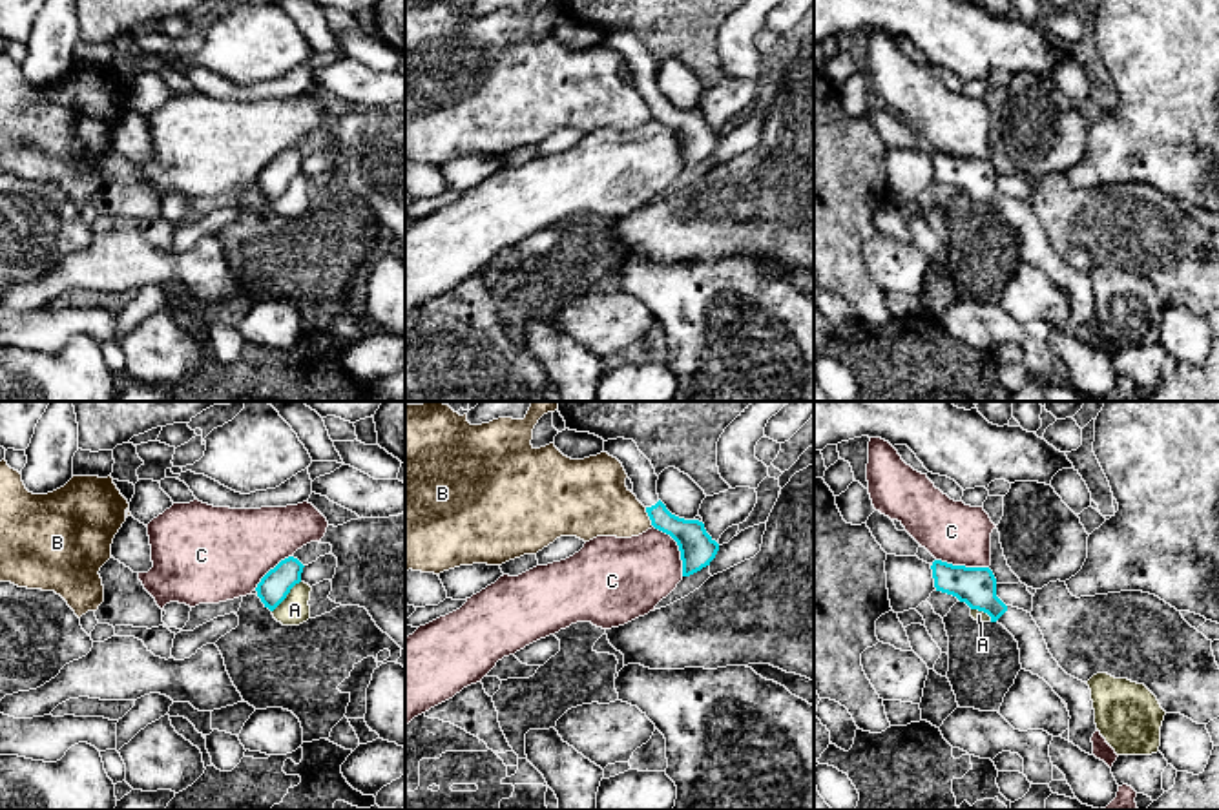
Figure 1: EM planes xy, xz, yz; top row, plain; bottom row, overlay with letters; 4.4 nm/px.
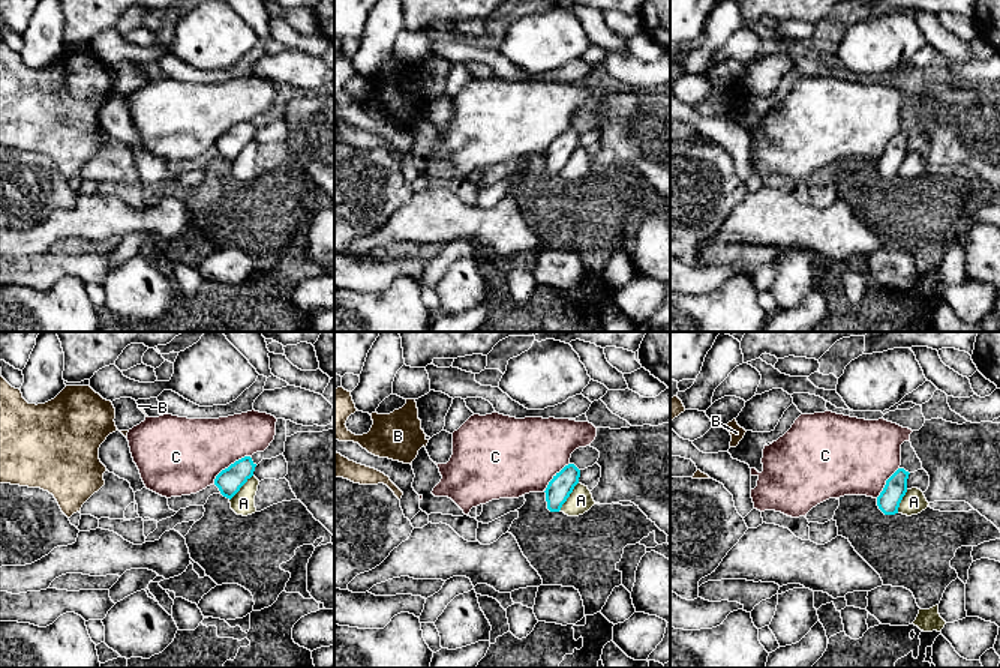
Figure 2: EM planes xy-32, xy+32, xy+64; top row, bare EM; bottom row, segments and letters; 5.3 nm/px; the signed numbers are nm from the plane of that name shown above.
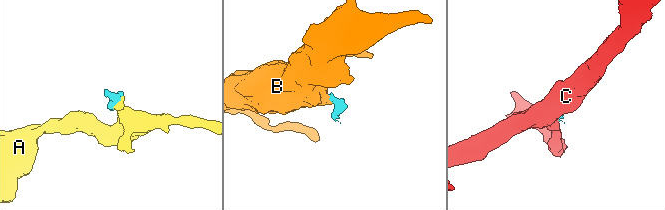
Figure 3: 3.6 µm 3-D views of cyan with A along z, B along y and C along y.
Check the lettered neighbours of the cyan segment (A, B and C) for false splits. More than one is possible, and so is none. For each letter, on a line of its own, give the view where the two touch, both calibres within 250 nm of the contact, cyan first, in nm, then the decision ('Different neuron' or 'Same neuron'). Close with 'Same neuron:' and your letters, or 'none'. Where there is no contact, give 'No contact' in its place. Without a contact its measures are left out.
A: Touches cyan in xy. Thickness 140 nm (cyan) against 140 nm. Different neuron
B: Touches cyan in xz. Thickness 150 nm (cyan) against 320 nm. Different neuron
C: Touches cyan in xz. Thickness 160 nm (cyan) against 340 nm. Different neuron
Same neuron: none

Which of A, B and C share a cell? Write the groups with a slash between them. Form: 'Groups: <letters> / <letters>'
Groups: A / B / C

